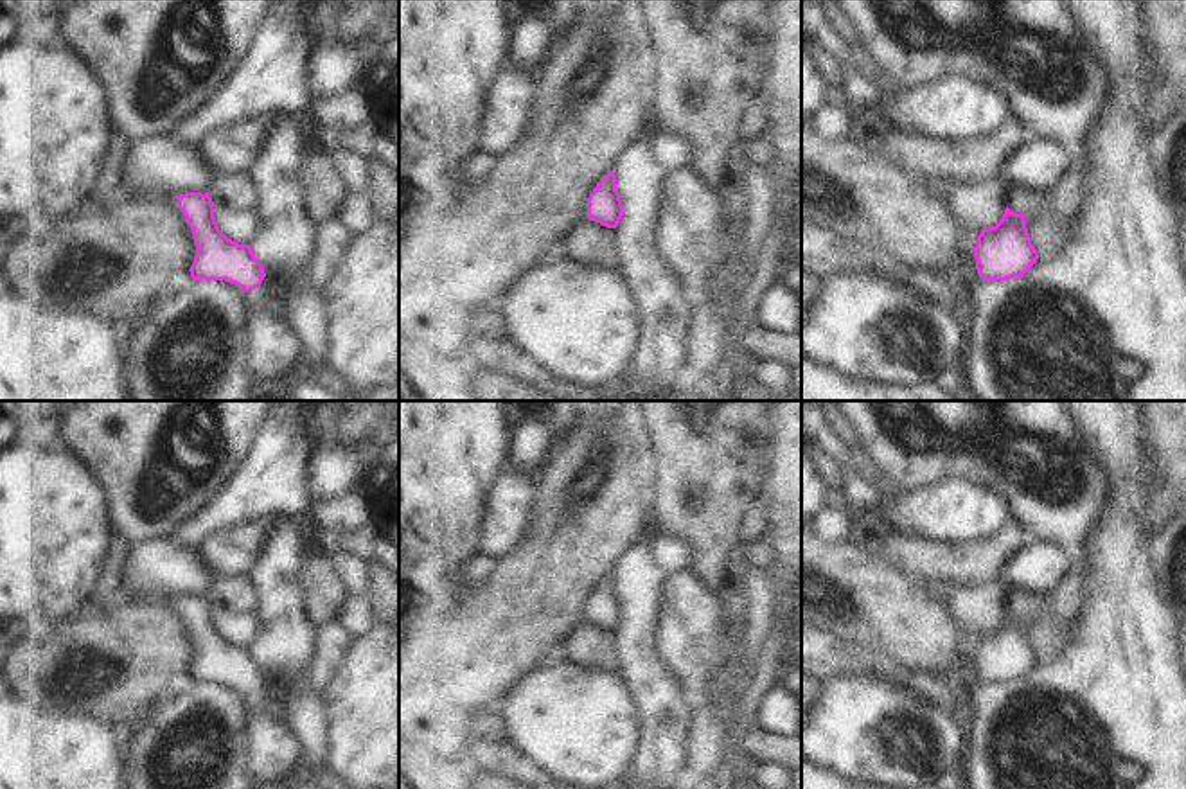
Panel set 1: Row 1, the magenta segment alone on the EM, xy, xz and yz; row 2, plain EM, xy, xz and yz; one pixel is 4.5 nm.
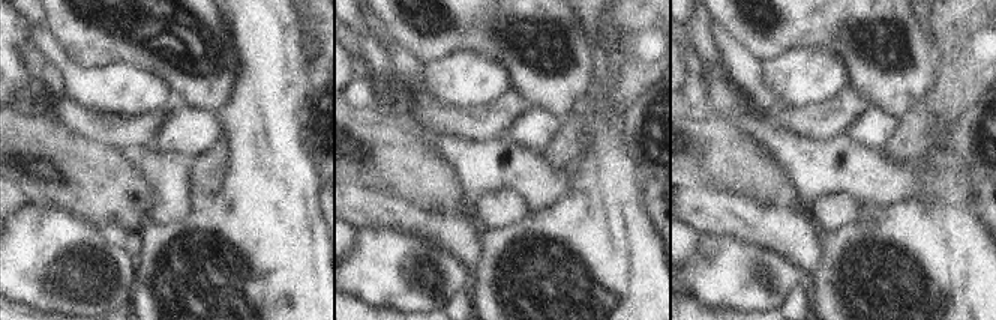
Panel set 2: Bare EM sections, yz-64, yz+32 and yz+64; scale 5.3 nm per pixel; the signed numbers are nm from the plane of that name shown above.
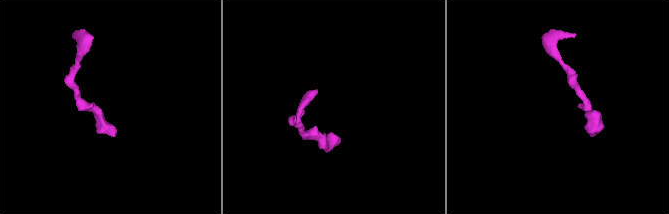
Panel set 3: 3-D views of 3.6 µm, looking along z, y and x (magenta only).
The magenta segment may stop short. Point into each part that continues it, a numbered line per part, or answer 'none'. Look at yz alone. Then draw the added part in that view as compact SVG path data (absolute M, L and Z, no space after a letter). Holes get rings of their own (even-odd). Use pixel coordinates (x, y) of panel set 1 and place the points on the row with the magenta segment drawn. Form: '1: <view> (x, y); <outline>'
none

